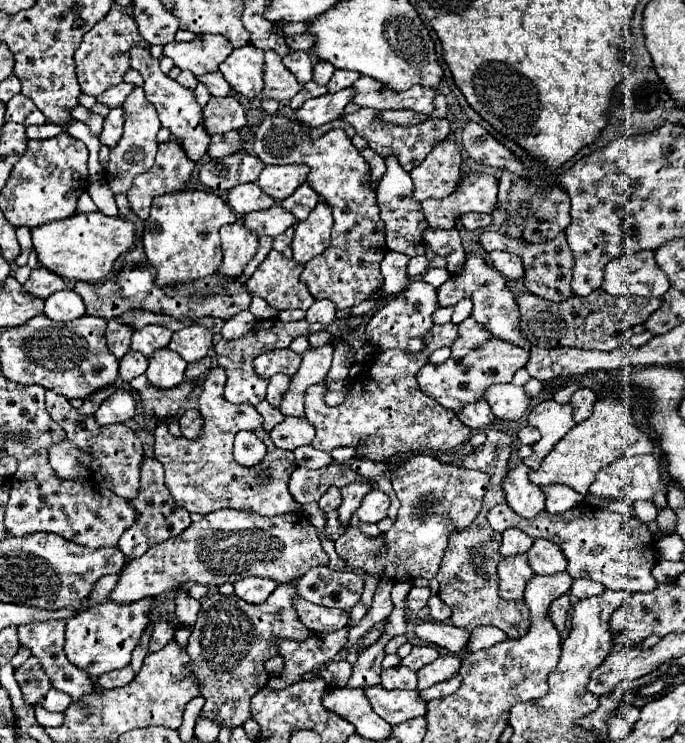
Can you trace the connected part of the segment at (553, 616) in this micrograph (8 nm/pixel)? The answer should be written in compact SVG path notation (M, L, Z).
M562 595L558 597L550 609L548 609L548 617L554 625L556 631L564 631L564 623L566 623L566 617L568 617L568 607L570 607L570 597L568 595Z

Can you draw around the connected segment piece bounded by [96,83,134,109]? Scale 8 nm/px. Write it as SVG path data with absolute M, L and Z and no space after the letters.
M118 83L118 85L106 89L104 93L100 93L100 95L96 97L96 101L102 103L102 105L106 105L106 107L110 107L110 109L122 107L124 99L128 97L128 93L130 93L132 89L134 89L134 85L130 85L130 83Z

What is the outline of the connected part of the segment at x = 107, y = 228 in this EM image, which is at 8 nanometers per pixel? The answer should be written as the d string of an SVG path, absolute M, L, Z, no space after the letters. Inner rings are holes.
M100 211L76 213L64 221L44 223L44 225L40 225L40 229L30 229L30 233L32 233L32 243L34 243L40 265L44 265L48 271L52 271L60 277L76 279L76 281L88 281L88 283L104 279L110 273L114 261L134 245L134 225L130 221L126 221L124 217L108 217Z

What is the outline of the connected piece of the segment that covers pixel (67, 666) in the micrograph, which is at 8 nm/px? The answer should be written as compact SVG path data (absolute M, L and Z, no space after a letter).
M38 621L38 623L28 623L28 625L18 625L18 637L20 643L26 645L34 657L40 659L44 671L48 673L52 687L58 691L64 691L66 695L72 697L72 701L78 701L80 697L88 695L92 691L92 681L86 673L76 669L66 657L64 657L64 633L66 633L66 621Z

